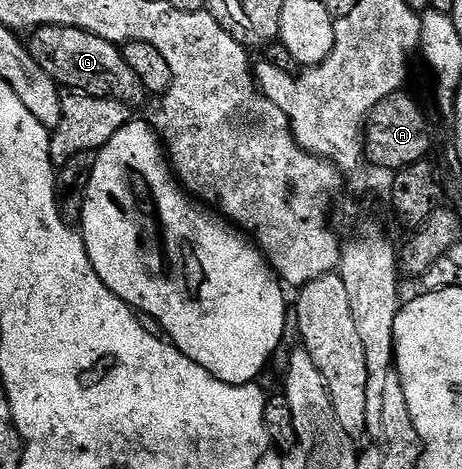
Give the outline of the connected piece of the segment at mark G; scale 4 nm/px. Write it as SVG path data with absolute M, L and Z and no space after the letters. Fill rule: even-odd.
M41 26L29 35L28 49L36 64L40 64L40 68L44 68L44 72L67 91L97 98L115 98L127 104L135 104L144 98L140 76L128 68L128 60L124 60L121 49L111 39L75 26Z

